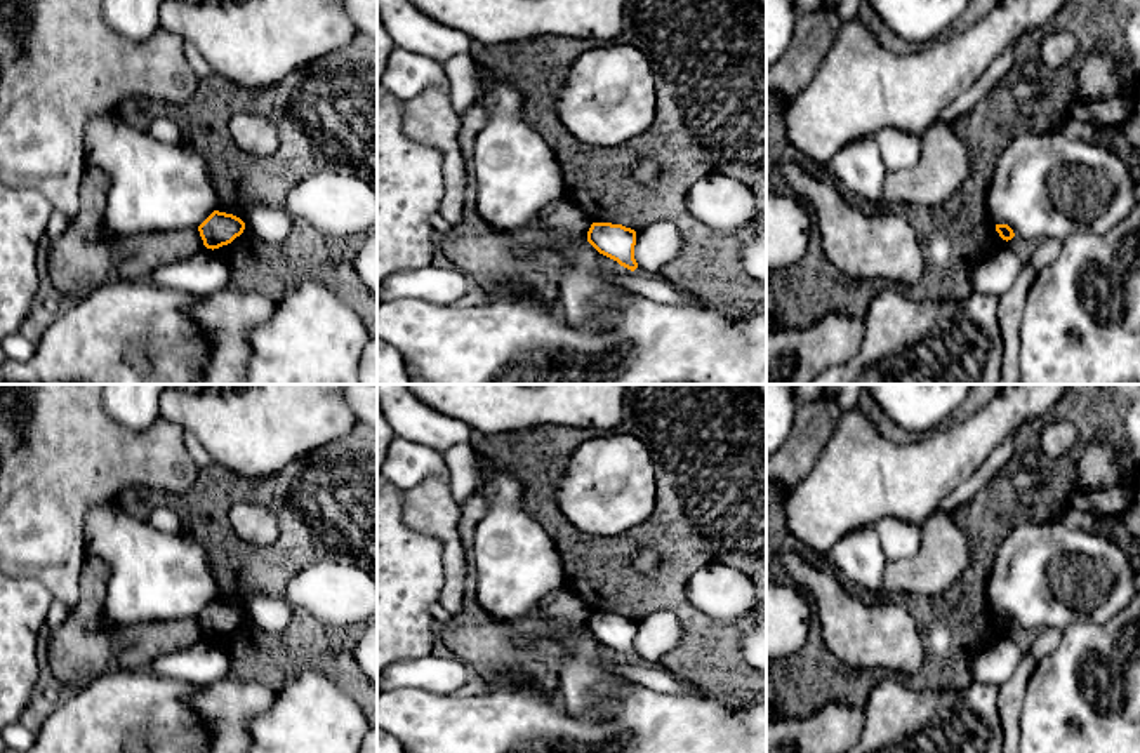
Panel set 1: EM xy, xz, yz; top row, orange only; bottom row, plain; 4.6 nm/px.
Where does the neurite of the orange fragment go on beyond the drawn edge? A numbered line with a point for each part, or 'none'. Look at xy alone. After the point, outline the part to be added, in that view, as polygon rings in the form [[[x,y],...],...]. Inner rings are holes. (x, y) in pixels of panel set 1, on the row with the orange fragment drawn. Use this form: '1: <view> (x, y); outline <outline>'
none

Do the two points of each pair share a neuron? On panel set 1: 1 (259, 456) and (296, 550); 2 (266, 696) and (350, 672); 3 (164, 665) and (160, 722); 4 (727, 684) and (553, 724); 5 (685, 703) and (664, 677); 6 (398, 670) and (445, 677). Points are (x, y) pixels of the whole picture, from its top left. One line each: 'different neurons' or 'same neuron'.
1: different neurons
2: different neurons
3: different neurons
4: different neurons
5: different neurons
6: same neuron

